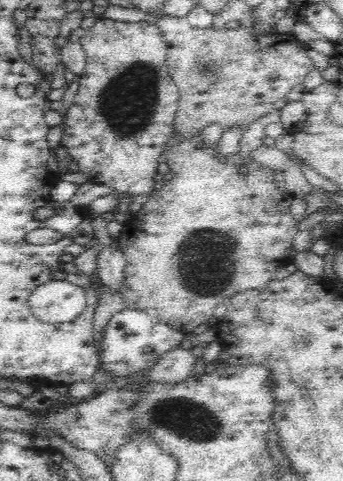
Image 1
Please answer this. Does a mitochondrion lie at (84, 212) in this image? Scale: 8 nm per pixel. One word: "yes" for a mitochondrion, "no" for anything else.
no

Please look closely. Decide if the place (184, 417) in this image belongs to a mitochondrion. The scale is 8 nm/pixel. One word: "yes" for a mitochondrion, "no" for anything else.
yes

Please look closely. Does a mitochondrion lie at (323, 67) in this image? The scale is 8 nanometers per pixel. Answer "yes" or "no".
no

